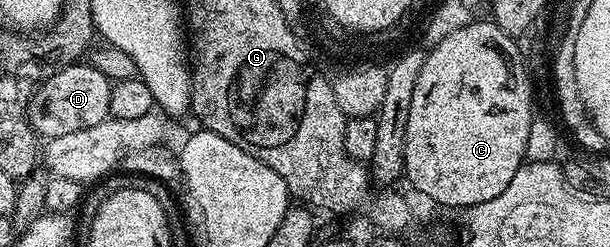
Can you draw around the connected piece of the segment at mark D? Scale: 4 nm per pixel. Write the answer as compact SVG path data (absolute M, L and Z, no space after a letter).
M73 63L57 68L48 76L43 78L42 84L35 90L28 107L32 128L41 138L70 135L70 131L98 127L98 123L109 120L113 82L102 75L102 71L90 63Z

